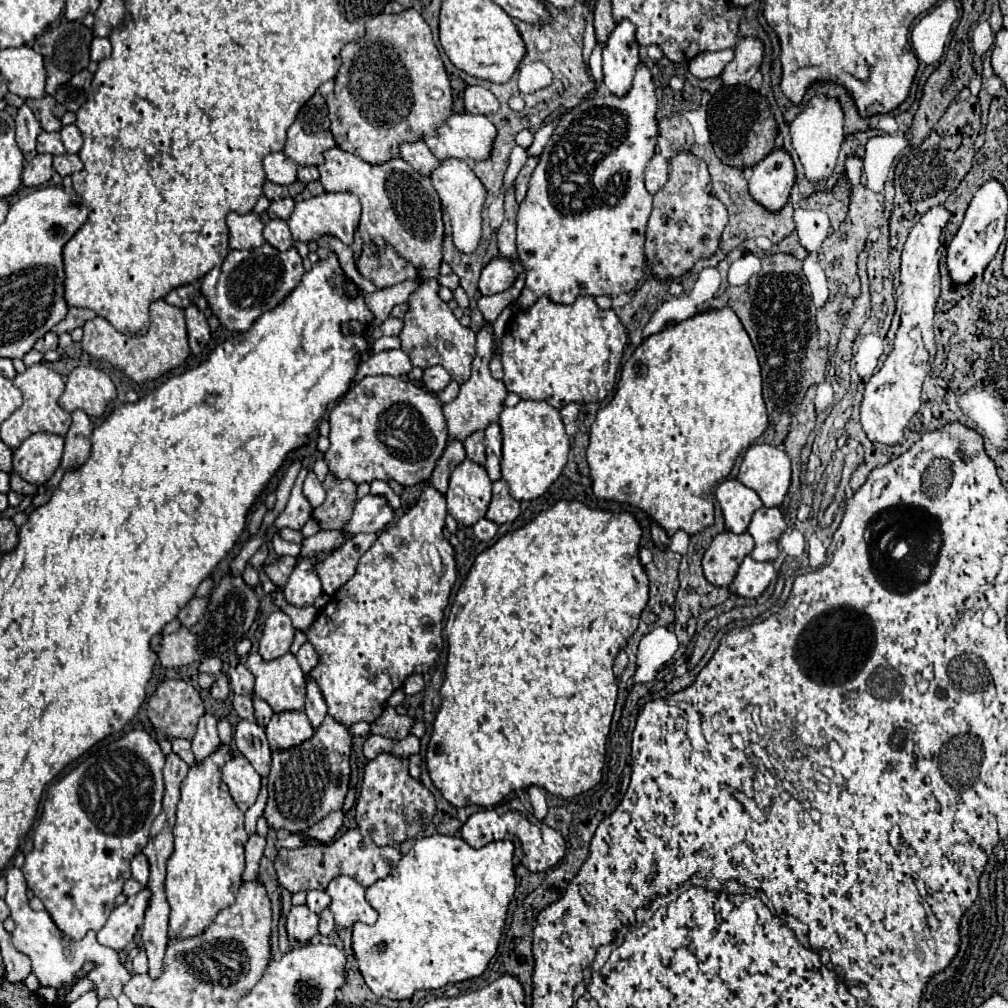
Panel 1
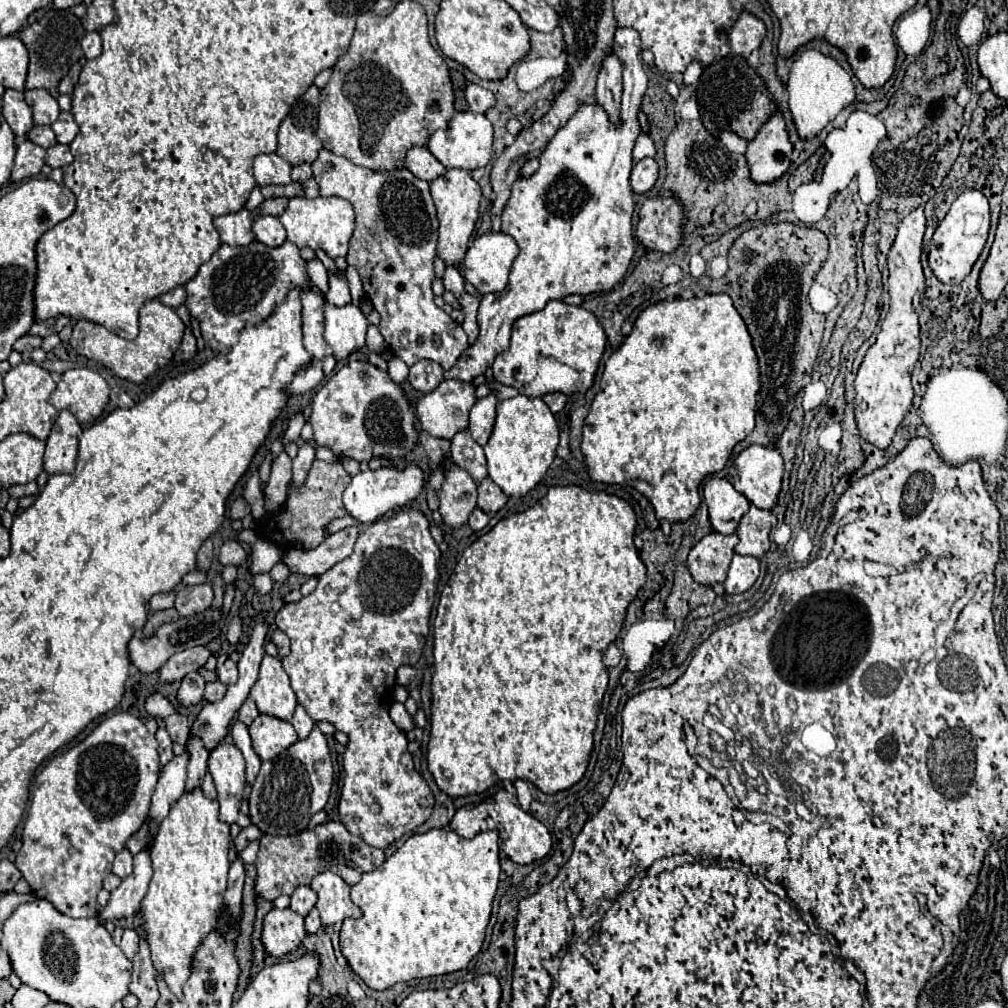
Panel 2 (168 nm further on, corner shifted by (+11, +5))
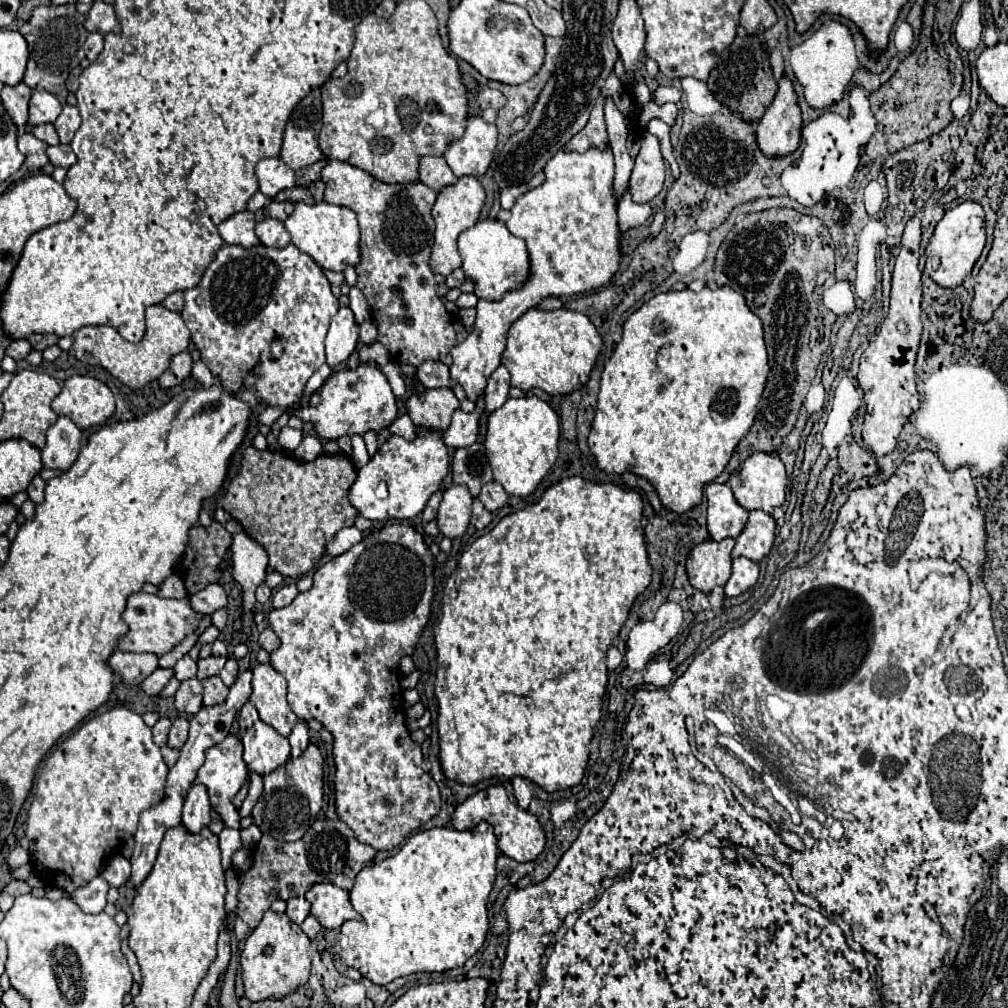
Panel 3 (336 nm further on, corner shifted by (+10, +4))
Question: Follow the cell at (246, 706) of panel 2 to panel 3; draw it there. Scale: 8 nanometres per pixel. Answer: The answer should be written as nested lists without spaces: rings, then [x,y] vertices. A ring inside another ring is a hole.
[[[251,702],[243,704],[243,708],[241,708],[241,712],[239,712],[239,726],[241,726],[241,730],[253,726],[257,720],[259,720],[259,714],[257,714],[255,706],[253,706]]]

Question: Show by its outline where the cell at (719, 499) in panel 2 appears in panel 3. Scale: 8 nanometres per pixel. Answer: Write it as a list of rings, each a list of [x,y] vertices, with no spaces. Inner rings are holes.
[[[709,484],[705,488],[705,494],[707,494],[707,500],[709,500],[709,506],[707,506],[707,530],[711,534],[713,540],[723,540],[723,538],[737,538],[741,534],[741,530],[745,528],[747,524],[747,510],[741,508],[731,492],[731,488],[727,484]]]

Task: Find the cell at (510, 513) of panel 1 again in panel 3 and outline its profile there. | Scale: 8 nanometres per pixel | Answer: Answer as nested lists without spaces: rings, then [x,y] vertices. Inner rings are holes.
[[[489,482],[489,484],[483,486],[483,490],[481,490],[481,494],[479,494],[479,500],[485,504],[485,508],[487,508],[489,512],[495,512],[495,510],[499,510],[499,508],[505,506],[505,502],[507,502],[507,492],[503,490],[501,484]]]

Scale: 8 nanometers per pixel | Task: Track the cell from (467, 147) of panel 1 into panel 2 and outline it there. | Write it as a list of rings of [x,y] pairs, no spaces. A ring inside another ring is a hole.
[[[472,111],[454,113],[446,129],[438,129],[430,135],[426,147],[446,169],[458,167],[472,171],[484,167],[492,157],[492,123],[486,119],[486,115],[480,113],[472,113]]]

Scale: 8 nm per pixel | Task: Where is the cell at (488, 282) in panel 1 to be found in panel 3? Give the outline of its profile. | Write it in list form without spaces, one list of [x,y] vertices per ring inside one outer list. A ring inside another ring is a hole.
[[[481,220],[475,226],[467,228],[457,238],[457,248],[463,258],[463,272],[465,278],[475,284],[473,294],[485,300],[501,300],[505,292],[519,290],[529,280],[531,262],[527,246],[521,238],[513,236],[505,222],[501,220]]]

